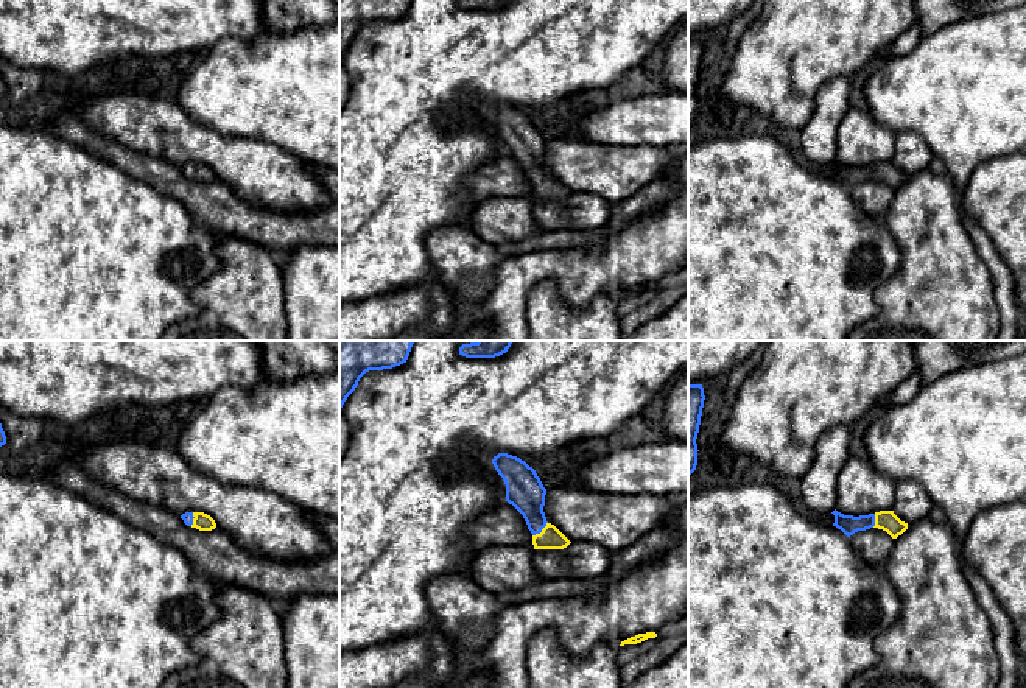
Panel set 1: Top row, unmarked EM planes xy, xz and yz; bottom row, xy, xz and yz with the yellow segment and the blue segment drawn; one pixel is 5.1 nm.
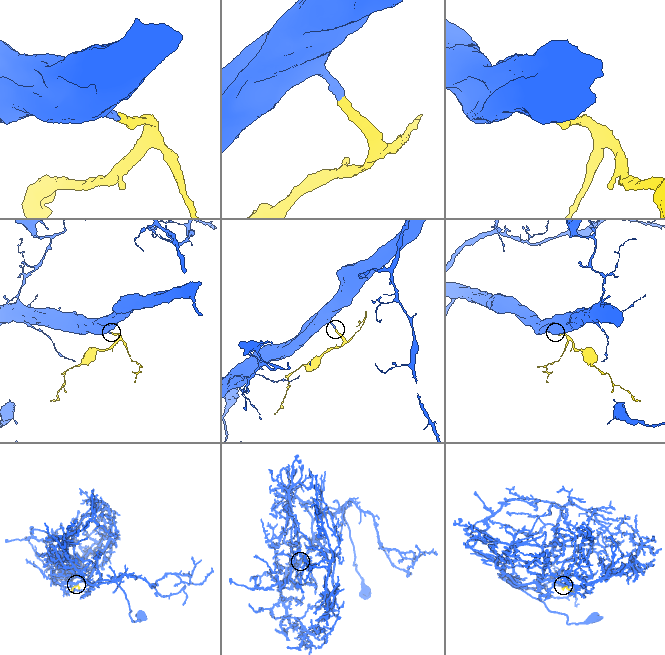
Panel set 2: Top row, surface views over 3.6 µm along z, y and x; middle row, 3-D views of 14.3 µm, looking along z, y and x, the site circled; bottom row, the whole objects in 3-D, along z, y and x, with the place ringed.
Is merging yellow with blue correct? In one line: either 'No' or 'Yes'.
Yes

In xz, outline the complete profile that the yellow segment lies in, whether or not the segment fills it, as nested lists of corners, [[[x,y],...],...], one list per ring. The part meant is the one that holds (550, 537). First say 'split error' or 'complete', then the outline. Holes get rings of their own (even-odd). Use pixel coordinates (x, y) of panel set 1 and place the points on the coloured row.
split error; [[[508,453],[494,456],[492,464],[506,484],[506,501],[525,518],[532,534],[534,549],[564,549],[571,542],[546,521],[543,506],[546,489],[536,470]]]

